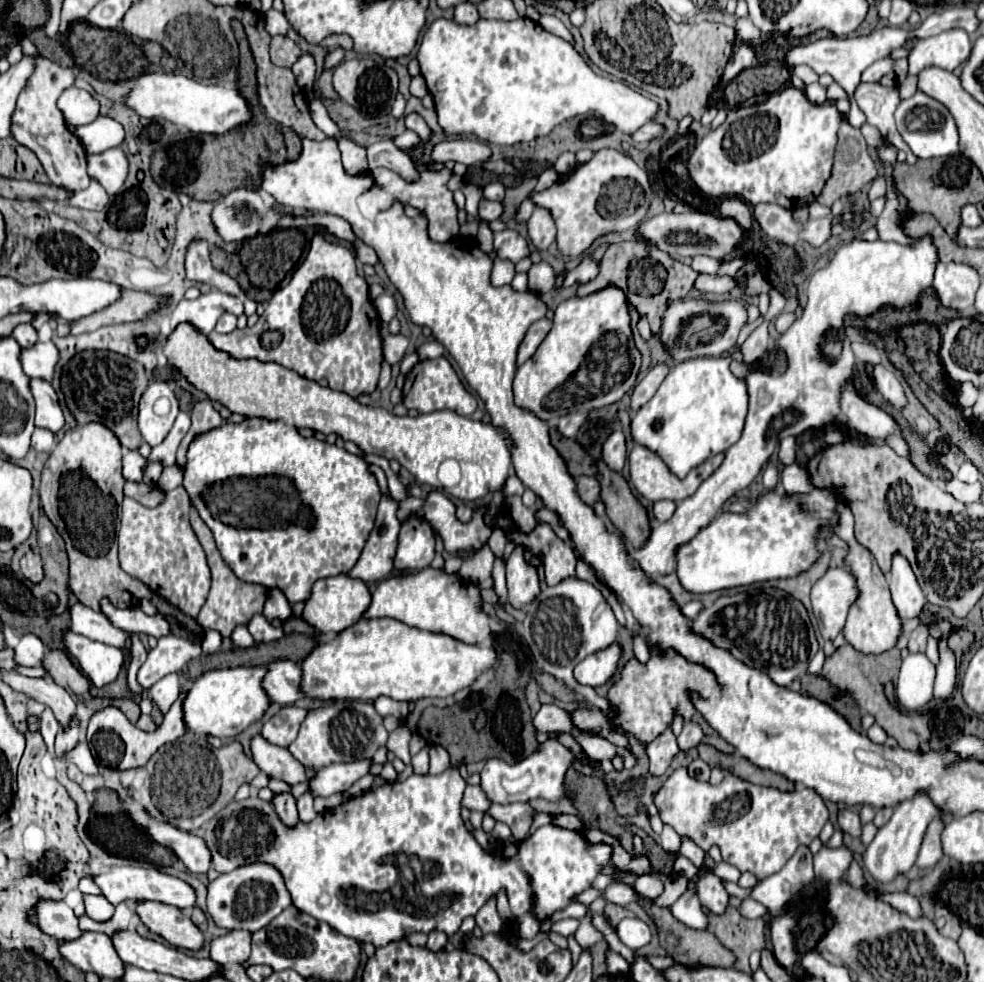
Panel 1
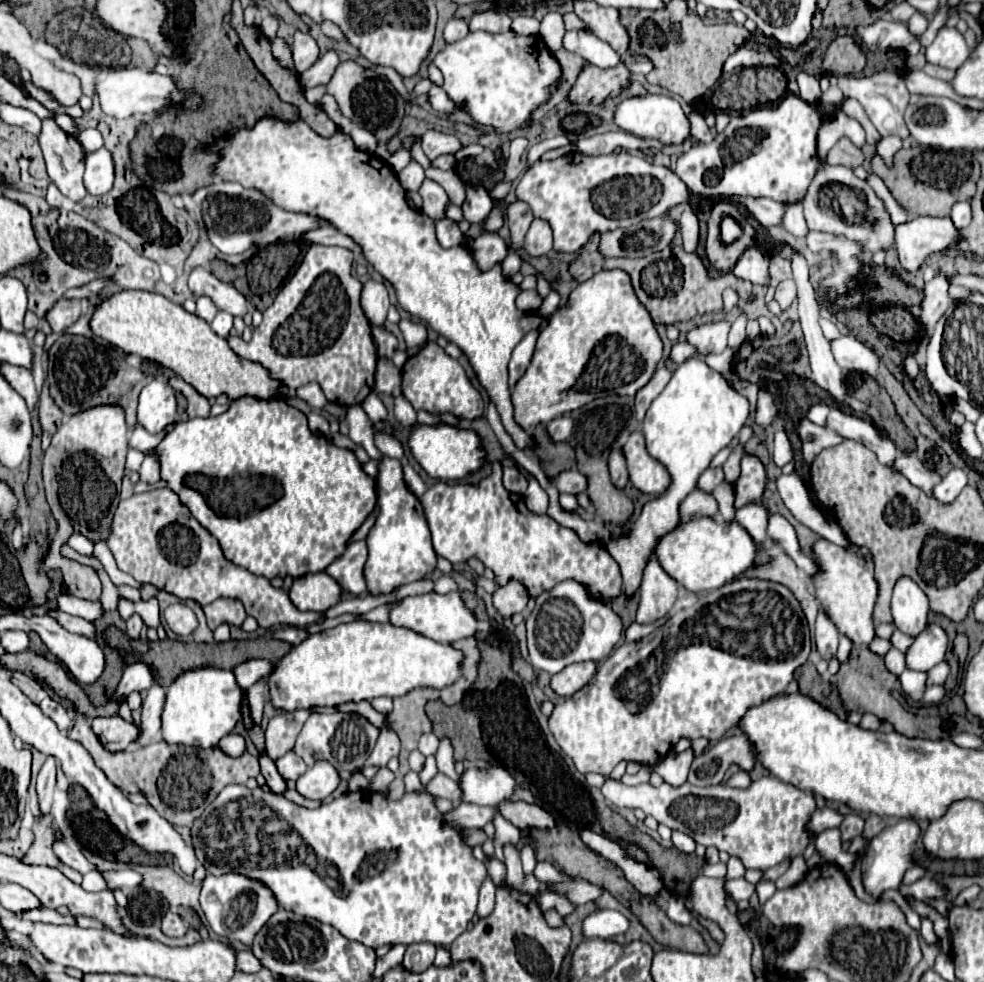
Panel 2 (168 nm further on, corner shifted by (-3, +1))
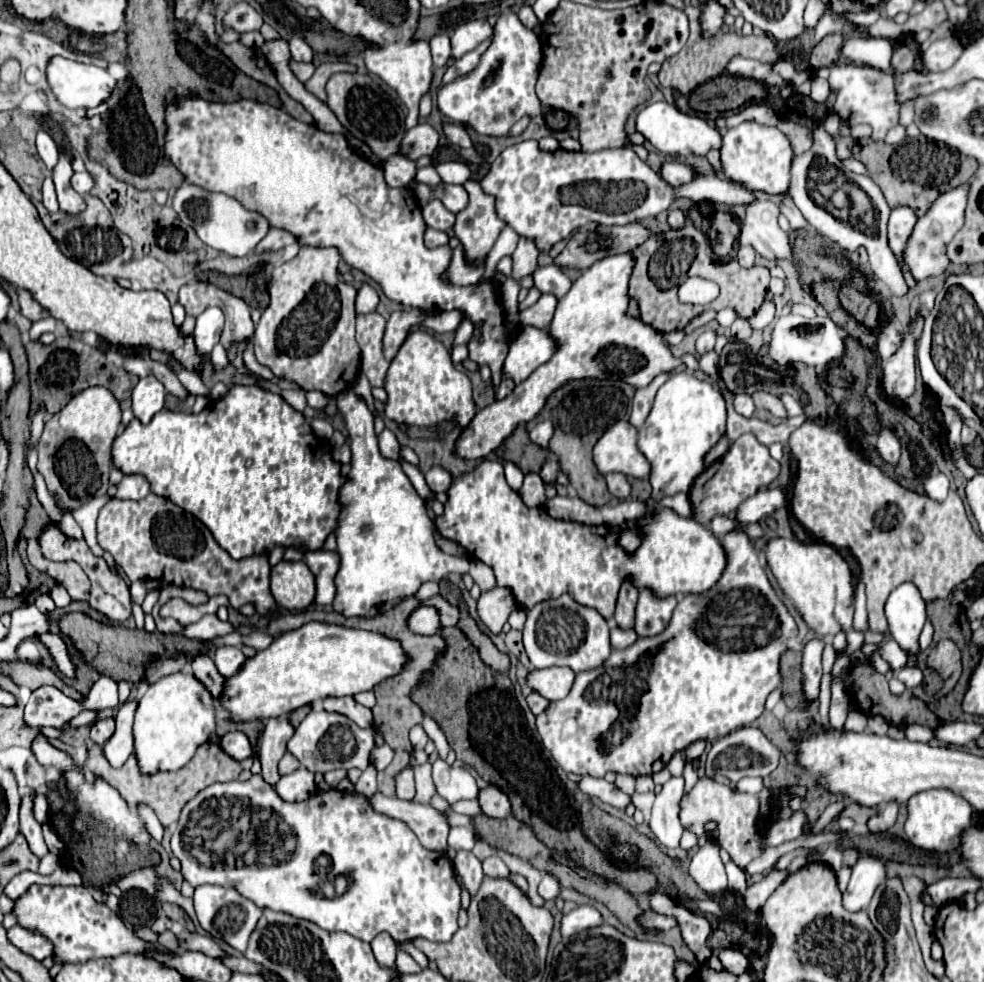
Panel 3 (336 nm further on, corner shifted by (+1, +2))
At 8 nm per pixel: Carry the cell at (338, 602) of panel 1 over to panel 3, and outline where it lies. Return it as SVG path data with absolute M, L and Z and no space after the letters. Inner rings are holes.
M280 561L270 573L270 589L276 603L288 611L302 611L314 603L314 575L306 561Z

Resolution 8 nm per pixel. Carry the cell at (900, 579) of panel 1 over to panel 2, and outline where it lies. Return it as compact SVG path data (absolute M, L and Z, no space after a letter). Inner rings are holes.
M900 578L892 594L894 626L908 636L918 636L928 626L928 598L912 578Z

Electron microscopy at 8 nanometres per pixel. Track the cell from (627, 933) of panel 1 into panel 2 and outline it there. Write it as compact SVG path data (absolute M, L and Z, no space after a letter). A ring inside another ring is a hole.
M596 908L582 922L584 938L614 938L628 930L628 920L618 910Z

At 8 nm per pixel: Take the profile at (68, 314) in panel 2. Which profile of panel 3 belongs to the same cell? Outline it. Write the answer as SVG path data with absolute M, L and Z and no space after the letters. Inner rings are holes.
M18 289L18 297L20 297L20 307L24 317L28 317L30 321L40 321L46 319L50 313L46 313L46 309L42 309L42 305L38 305L38 301L34 301L32 293L26 289Z

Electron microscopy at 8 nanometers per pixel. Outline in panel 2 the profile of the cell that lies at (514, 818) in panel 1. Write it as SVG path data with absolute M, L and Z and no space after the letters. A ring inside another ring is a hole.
M462 802L460 806L456 806L450 812L442 814L442 824L450 826L454 830L460 830L460 828L482 828L486 822L492 822L496 812L498 812L496 808L474 806L474 804Z

